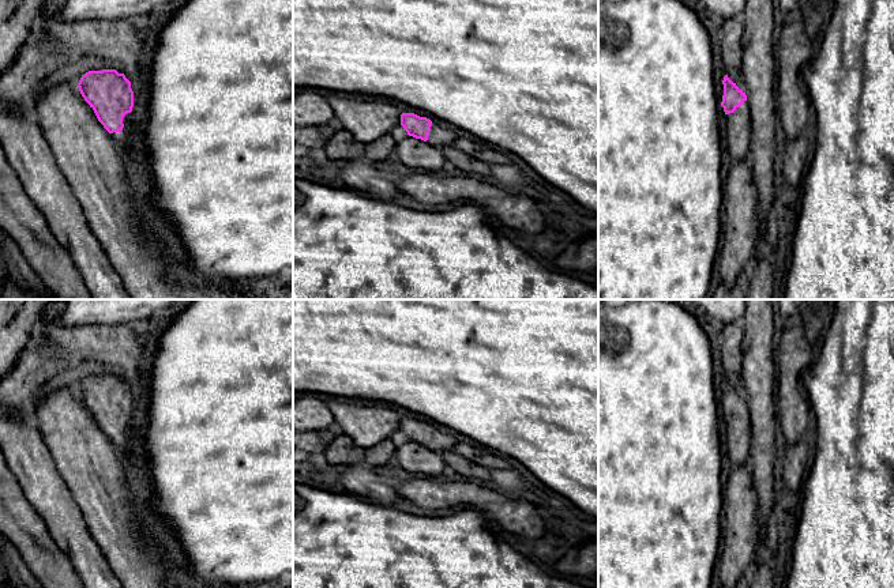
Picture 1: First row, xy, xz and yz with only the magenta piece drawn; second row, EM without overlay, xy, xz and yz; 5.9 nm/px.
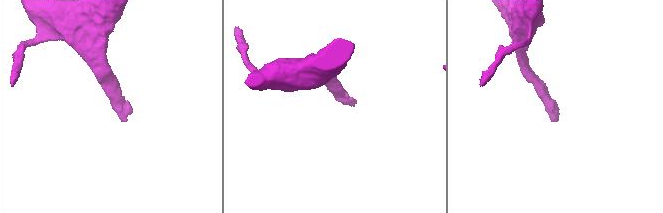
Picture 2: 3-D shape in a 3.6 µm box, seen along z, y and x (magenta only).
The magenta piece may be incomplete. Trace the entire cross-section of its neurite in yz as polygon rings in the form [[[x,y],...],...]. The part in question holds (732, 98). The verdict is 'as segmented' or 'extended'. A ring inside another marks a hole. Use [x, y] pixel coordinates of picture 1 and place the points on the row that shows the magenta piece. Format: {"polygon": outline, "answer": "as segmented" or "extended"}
{"polygon": [[[728,75],[724,76],[724,95],[721,106],[728,121],[728,154],[732,161],[745,161],[751,155],[751,127],[747,95]]], "answer": "extended"}

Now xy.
{"polygon": [[[116,69],[89,71],[82,75],[78,87],[114,143],[121,147],[124,154],[131,154],[129,137],[134,128],[131,82]]], "answer": "extended"}

